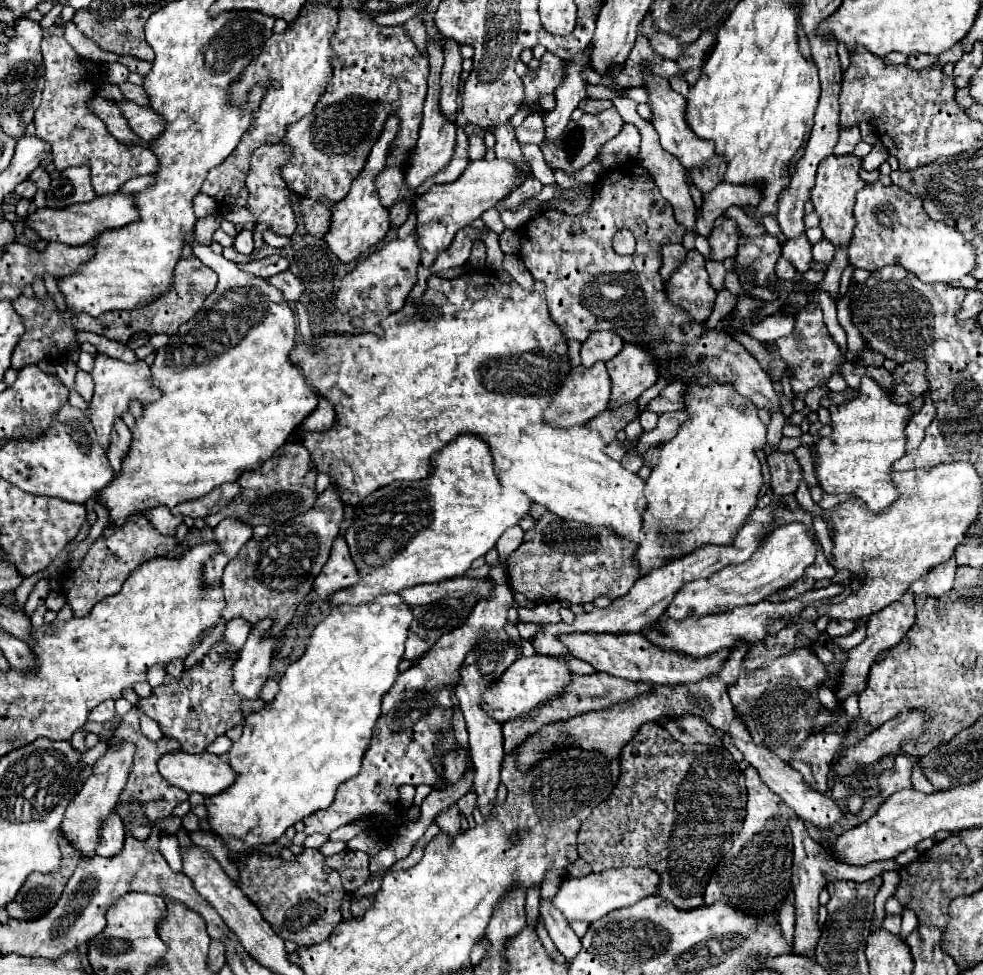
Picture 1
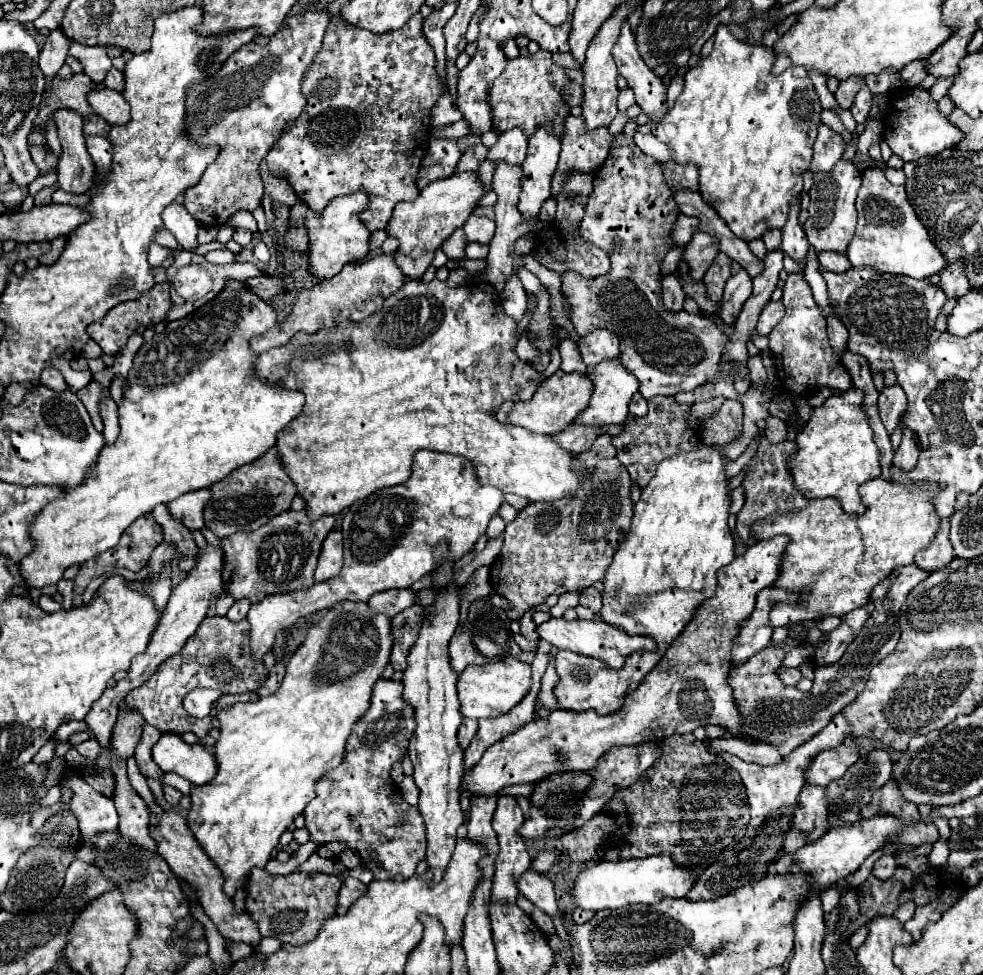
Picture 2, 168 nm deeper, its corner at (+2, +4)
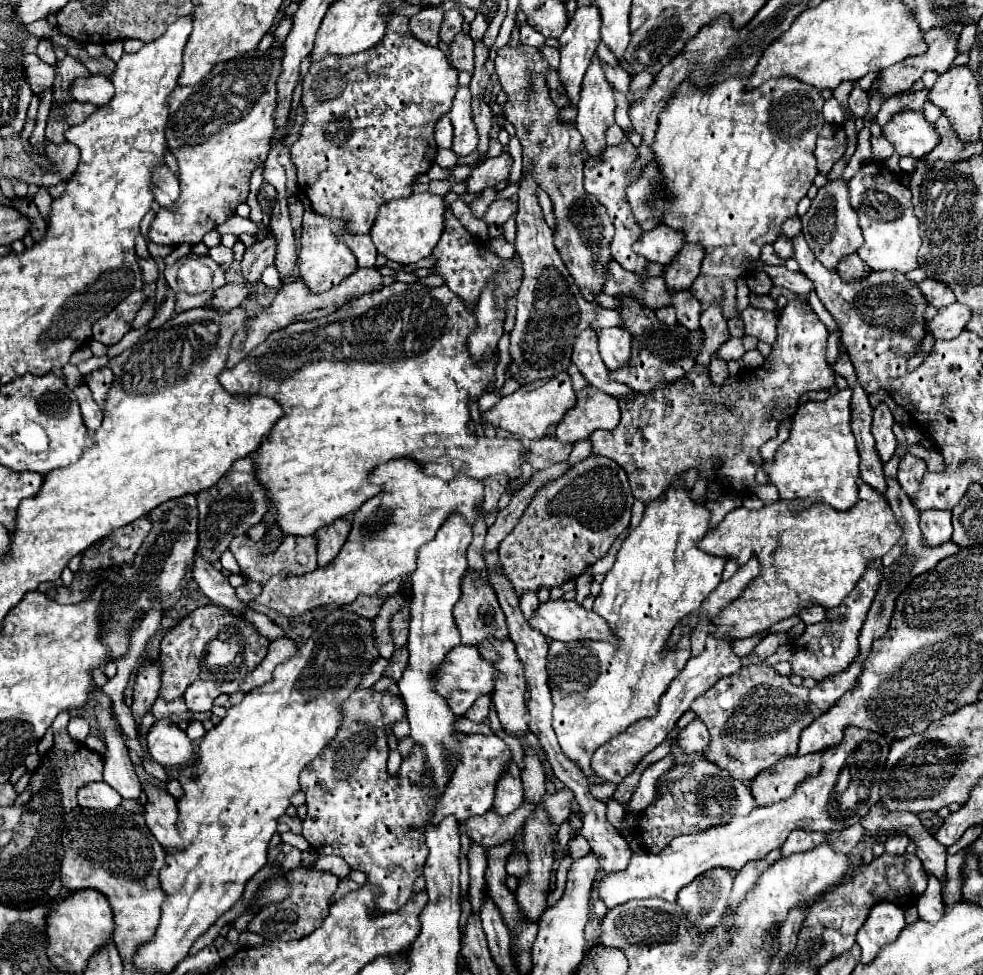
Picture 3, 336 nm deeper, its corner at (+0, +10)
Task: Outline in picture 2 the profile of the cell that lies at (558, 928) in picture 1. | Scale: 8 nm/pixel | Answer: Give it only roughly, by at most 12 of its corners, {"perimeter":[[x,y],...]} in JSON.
{"perimeter":[[526,870],[518,890],[552,920],[558,916],[548,876]]}

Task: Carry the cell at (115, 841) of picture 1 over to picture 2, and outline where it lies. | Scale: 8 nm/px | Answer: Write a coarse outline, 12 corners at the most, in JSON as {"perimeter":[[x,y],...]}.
{"perimeter":[[68,770],[62,784],[74,792],[70,810],[84,840],[114,832],[114,800]]}

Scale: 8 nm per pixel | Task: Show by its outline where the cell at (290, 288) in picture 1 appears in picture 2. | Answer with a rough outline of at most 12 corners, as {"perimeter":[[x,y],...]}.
{"perimeter":[[268,274],[248,284],[260,298],[272,300],[286,290],[282,278]]}

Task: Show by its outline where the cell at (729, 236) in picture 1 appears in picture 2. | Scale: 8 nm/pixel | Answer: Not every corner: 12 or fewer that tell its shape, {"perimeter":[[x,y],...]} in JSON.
{"perimeter":[[694,232],[682,258],[700,282],[720,246],[716,238]]}

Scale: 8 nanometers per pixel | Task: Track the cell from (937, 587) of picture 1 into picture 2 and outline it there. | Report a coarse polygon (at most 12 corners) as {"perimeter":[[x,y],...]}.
{"perimeter":[[946,518],[932,544],[916,554],[916,566],[942,570],[954,560]]}

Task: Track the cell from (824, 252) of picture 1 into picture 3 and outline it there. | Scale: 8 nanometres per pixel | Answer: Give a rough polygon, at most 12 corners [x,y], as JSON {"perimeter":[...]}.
{"perimeter":[[850,254],[838,264],[842,280],[860,280],[870,268]]}

